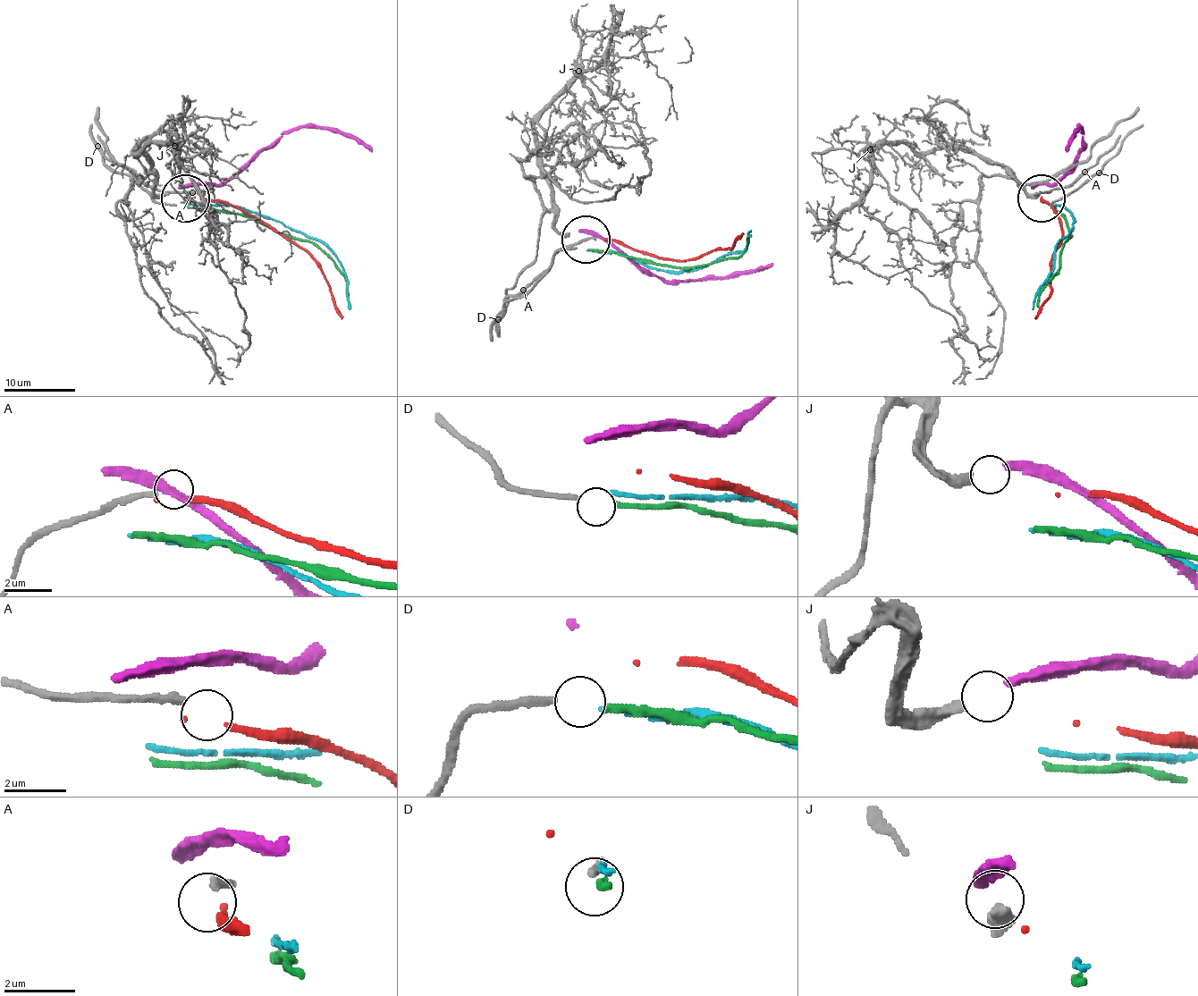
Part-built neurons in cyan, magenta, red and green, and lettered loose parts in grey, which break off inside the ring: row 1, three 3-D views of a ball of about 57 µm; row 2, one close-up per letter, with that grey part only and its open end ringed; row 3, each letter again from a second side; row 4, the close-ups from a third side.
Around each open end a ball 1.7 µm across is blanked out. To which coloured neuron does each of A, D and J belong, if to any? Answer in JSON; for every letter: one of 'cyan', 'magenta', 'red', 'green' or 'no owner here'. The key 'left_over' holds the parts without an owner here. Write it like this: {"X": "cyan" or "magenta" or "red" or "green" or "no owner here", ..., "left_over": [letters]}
{"A": "no owner here", "D": "no owner here", "J": "magenta", "left_over": ["A", "D"]}

